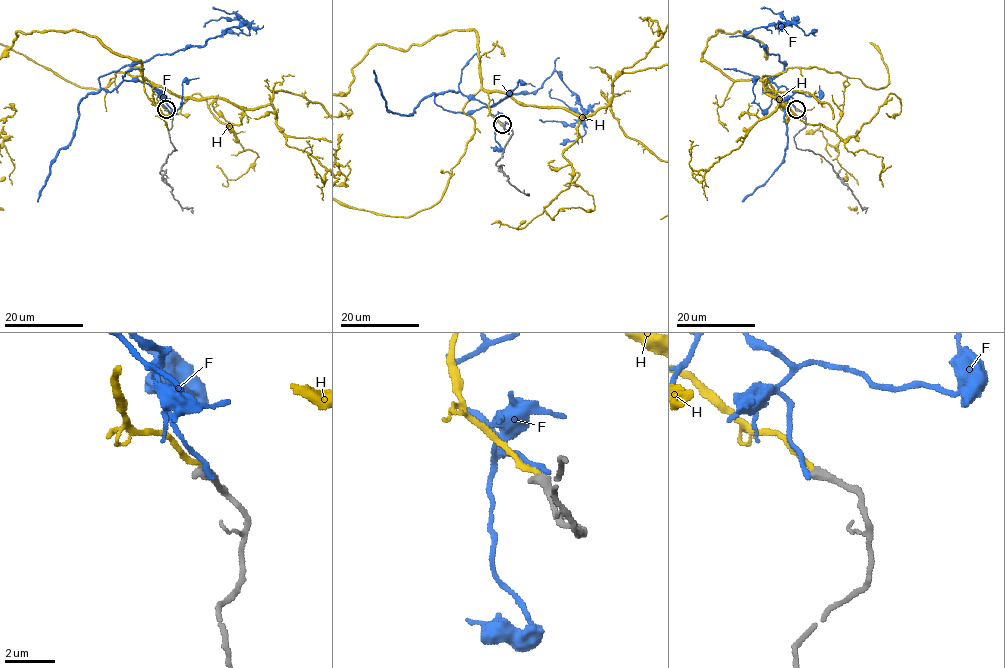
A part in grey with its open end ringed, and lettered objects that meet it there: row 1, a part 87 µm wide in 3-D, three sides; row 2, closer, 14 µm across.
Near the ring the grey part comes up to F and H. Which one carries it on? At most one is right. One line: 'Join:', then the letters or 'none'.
Join: H

